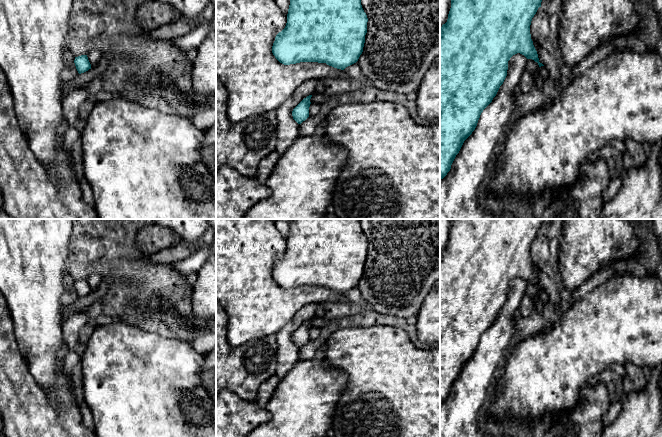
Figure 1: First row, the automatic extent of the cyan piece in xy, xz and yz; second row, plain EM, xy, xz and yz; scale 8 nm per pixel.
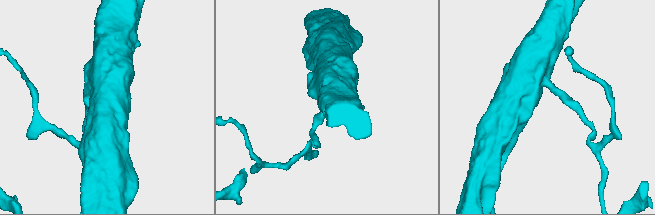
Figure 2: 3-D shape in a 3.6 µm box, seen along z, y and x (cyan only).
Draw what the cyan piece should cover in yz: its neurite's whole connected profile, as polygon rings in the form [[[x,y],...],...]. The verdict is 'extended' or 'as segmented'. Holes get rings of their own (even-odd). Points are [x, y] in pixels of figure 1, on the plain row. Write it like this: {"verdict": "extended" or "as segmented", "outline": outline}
{"verdict": "as segmented", "outline": [[[455,219],[451,222],[451,232],[447,246],[440,252],[440,404],[450,395],[451,389],[464,365],[475,354],[481,337],[492,326],[500,310],[503,308],[507,300],[508,285],[510,282],[520,277],[527,283],[532,283],[537,286],[539,291],[544,290],[539,286],[538,278],[530,258],[532,242],[536,238],[538,232],[541,231],[544,220],[545,219]]]}

